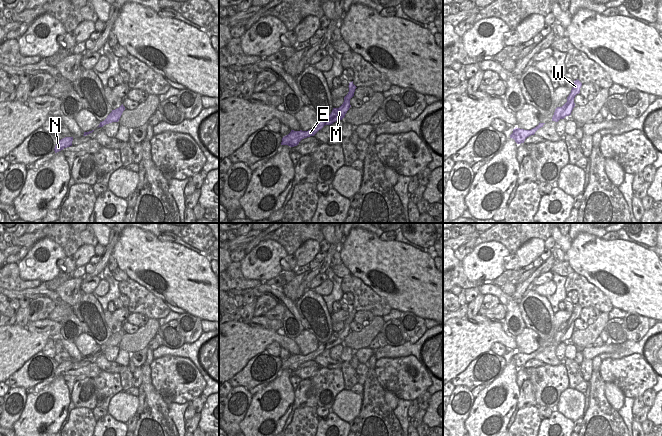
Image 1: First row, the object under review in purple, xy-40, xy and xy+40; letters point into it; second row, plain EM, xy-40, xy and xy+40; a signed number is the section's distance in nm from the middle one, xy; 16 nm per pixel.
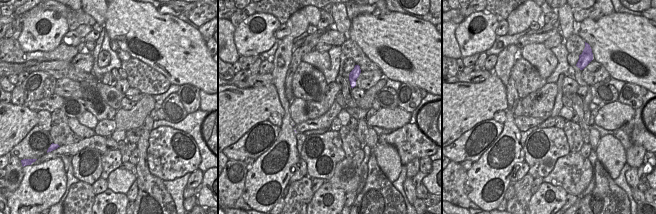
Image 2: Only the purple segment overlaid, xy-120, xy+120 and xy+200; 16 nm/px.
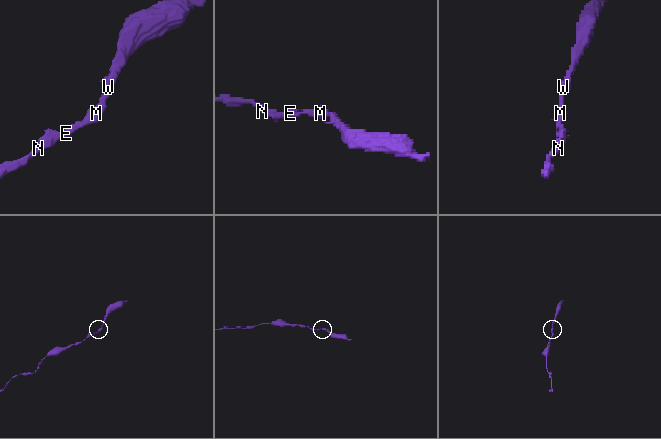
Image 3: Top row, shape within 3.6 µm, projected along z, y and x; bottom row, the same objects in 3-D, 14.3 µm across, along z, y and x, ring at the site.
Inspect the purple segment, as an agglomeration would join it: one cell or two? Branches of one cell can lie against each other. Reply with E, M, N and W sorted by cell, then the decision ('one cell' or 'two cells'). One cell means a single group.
E M N W; one cell

